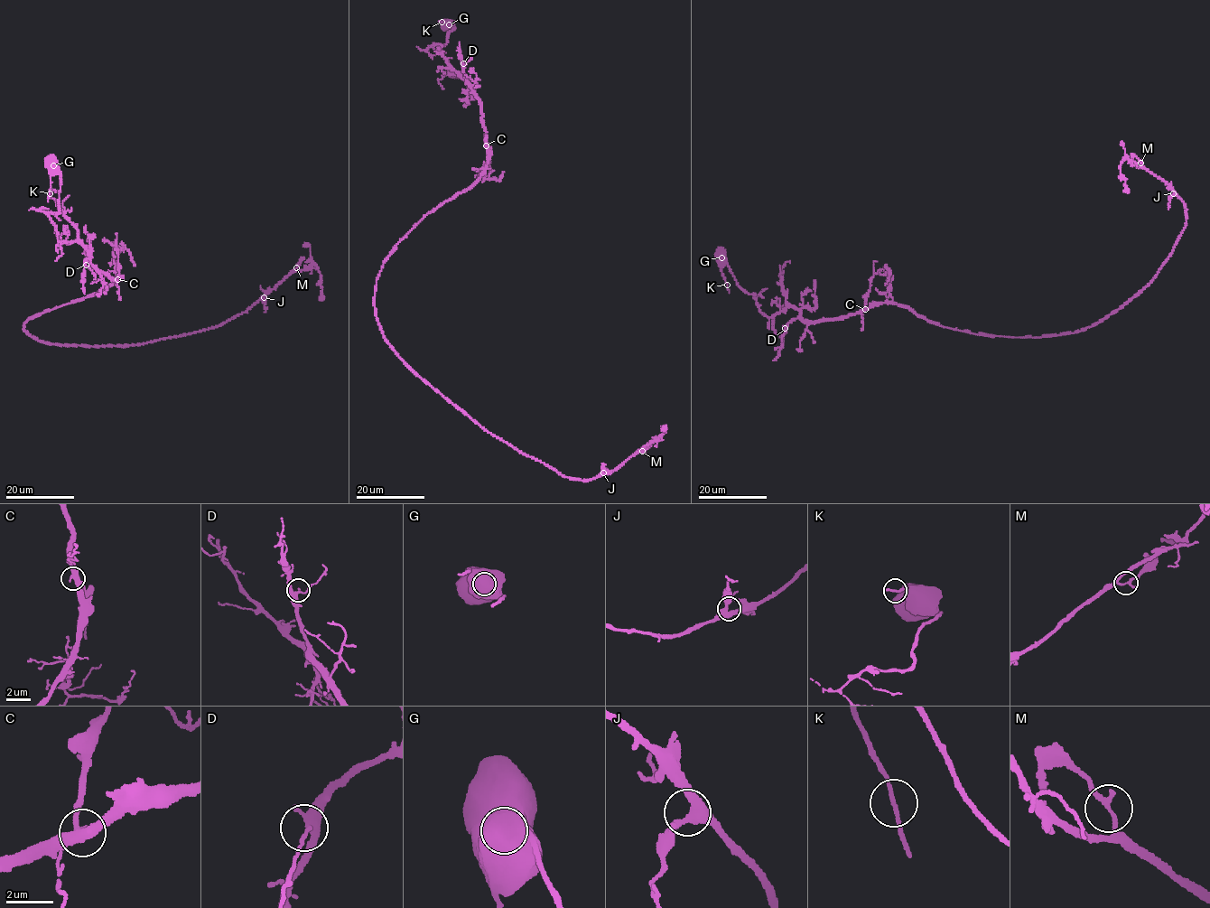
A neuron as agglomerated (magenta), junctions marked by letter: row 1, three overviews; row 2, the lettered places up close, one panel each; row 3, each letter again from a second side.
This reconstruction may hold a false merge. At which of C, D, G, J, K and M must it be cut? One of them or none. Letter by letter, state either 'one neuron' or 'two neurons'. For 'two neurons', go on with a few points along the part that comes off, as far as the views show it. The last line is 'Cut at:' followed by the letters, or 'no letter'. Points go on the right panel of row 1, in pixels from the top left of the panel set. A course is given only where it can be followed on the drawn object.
C: one neuron
D: one neuron
G: two neurons; course (721, 257), (721, 271), (730, 293)
J: one neuron
K: one neuron
M: one neuron
Cut at: G

